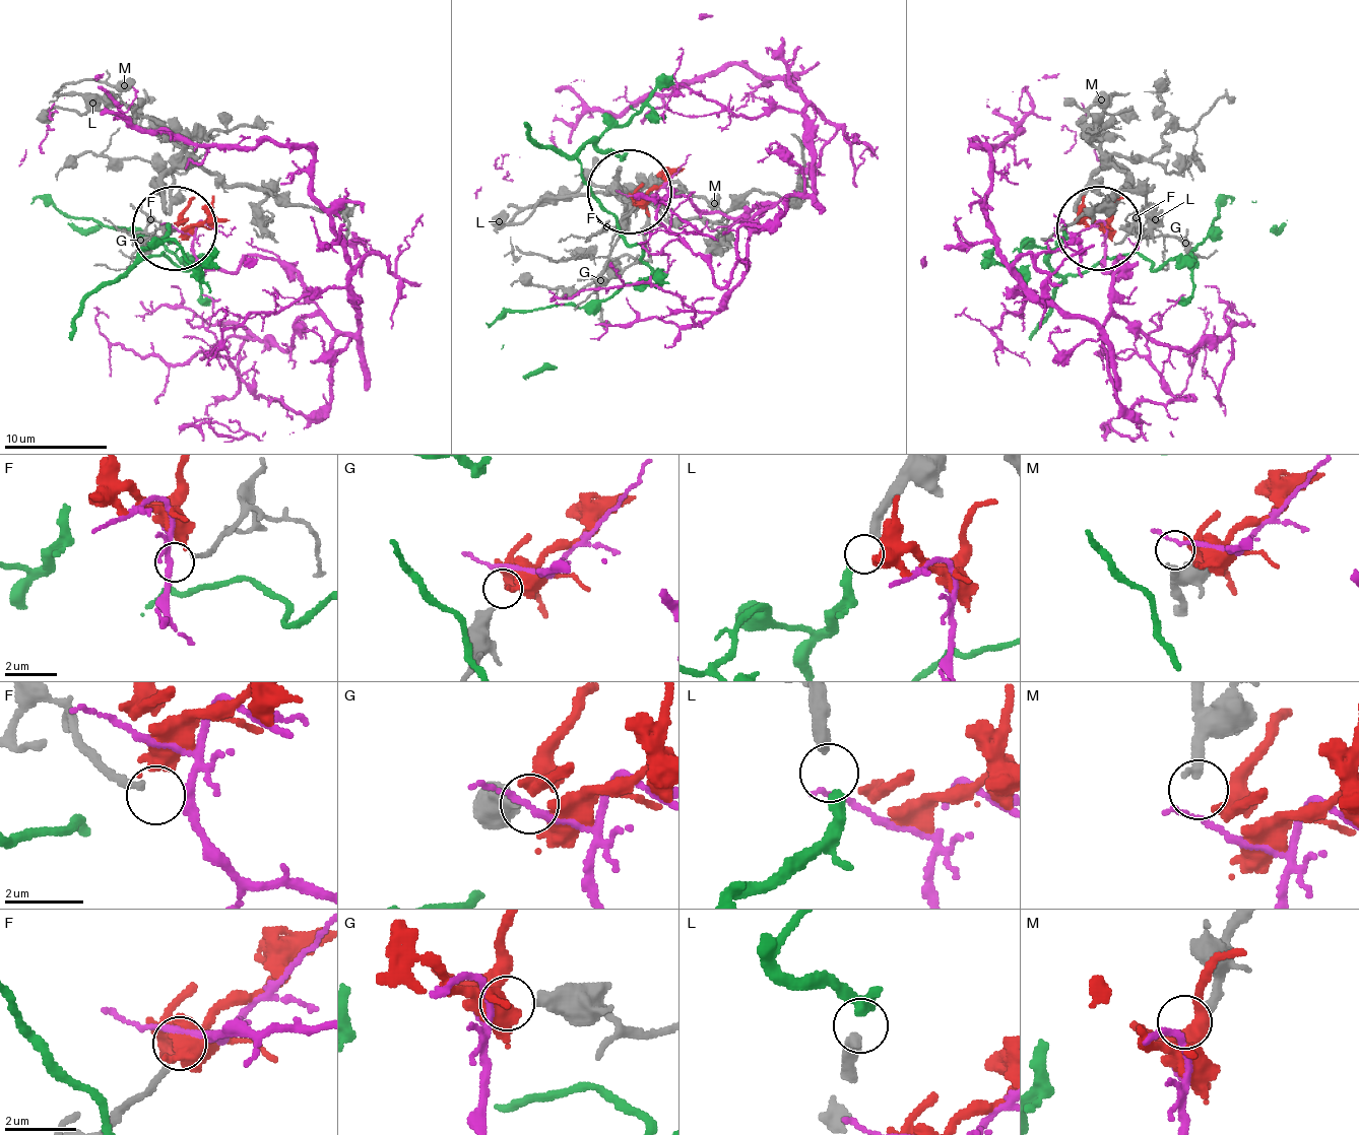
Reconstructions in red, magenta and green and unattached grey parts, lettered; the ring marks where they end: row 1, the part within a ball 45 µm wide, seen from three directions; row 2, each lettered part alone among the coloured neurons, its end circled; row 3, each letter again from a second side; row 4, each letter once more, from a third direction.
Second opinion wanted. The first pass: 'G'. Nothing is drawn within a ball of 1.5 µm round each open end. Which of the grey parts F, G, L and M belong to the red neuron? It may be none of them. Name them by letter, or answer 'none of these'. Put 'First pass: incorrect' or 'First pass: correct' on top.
First pass: correct
G

